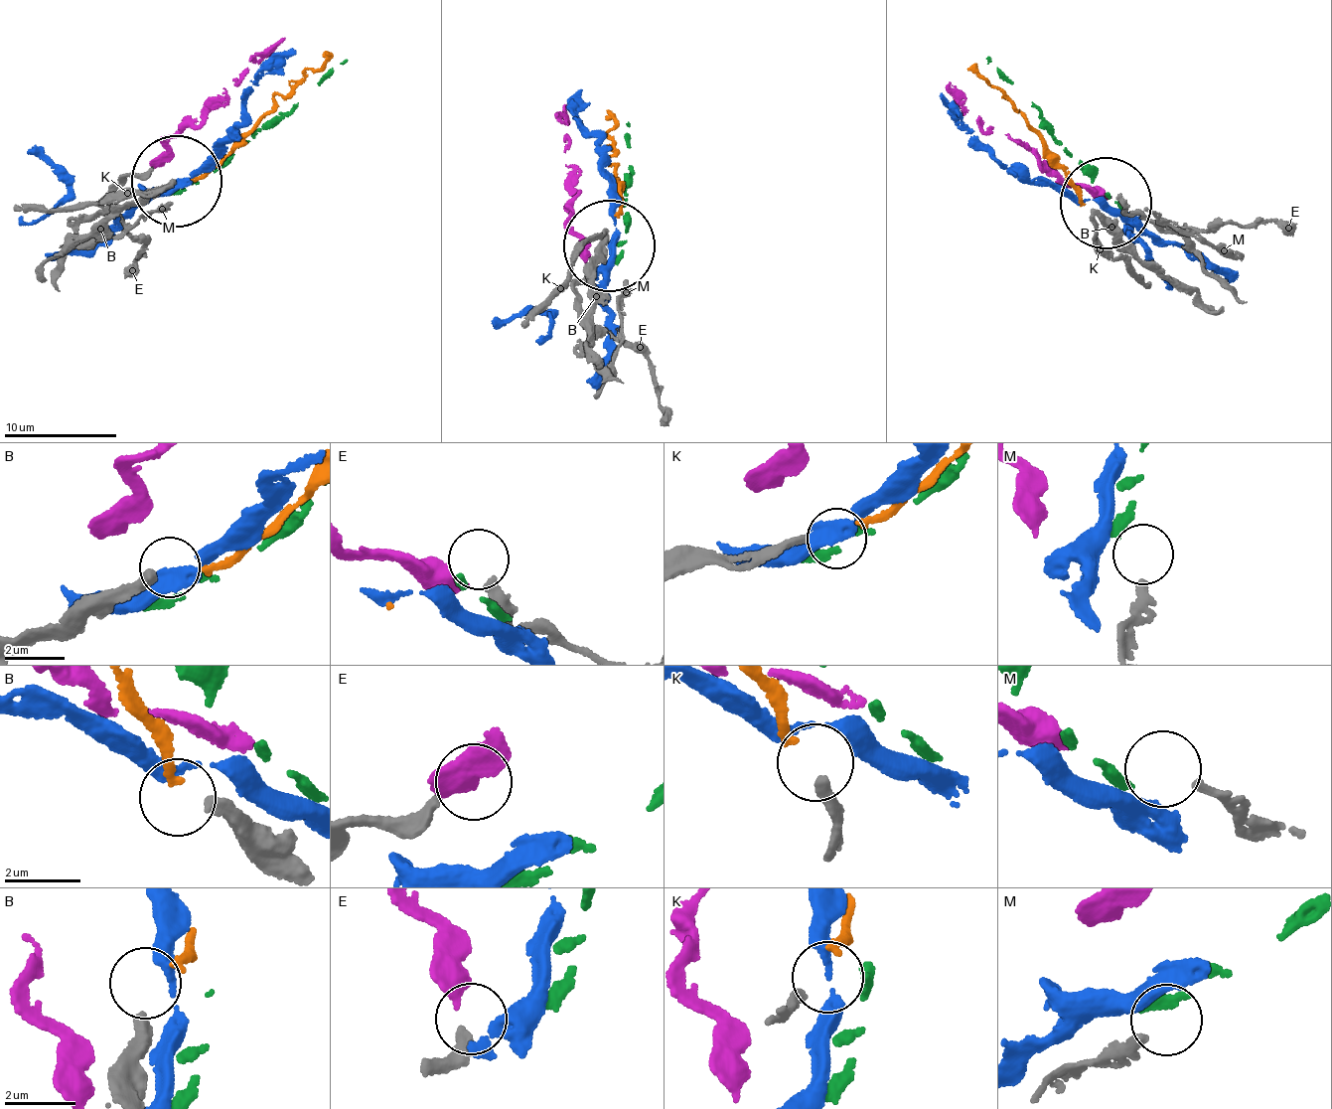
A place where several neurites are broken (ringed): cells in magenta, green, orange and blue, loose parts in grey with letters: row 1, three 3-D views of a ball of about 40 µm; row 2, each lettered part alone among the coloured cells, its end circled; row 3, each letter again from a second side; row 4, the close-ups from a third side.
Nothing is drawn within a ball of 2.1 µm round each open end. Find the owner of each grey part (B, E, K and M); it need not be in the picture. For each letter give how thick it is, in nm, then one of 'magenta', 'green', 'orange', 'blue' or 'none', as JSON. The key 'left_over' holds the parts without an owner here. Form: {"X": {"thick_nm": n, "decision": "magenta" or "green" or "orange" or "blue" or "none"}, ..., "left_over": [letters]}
{"B": {"thick_nm": 360, "decision": "none"}, "E": {"thick_nm": 360, "decision": "magenta"}, "K": {"thick_nm": 280, "decision": "orange"}, "M": {"thick_nm": 240, "decision": "none"}, "left_over": ["B", "M"]}

